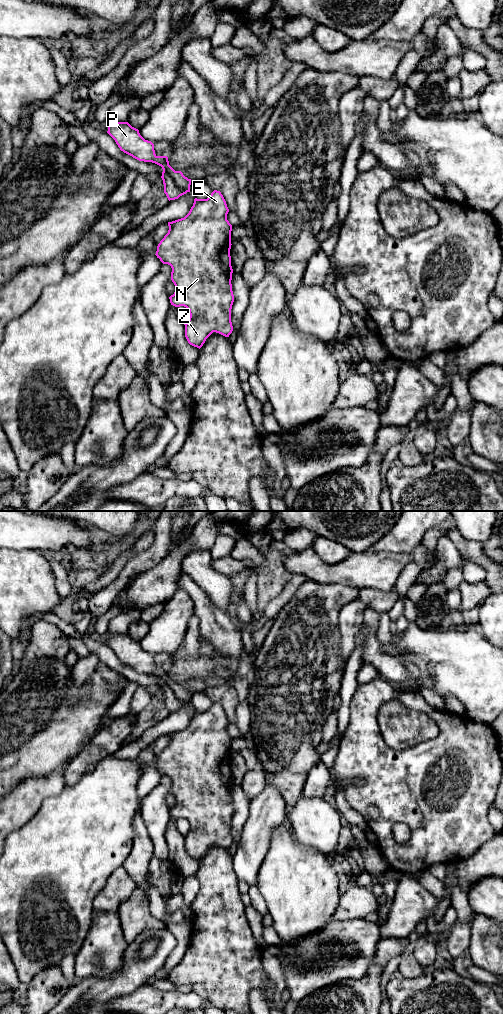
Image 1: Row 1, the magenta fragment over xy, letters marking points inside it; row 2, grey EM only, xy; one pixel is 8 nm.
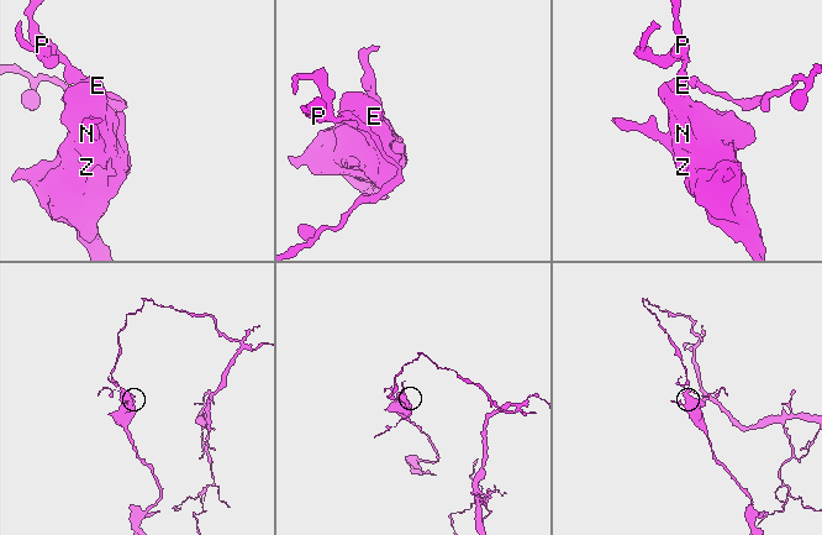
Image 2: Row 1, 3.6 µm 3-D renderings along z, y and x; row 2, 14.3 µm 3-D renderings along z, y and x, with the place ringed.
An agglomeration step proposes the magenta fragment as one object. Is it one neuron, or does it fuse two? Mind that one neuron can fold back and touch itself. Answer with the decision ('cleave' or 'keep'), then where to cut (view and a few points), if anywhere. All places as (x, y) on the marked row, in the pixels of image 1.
cleave; cut in xy along (163, 170), (178, 186), (188, 191)

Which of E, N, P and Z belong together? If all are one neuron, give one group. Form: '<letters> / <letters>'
E N Z / P

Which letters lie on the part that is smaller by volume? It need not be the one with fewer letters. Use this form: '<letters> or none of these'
E, N, Z

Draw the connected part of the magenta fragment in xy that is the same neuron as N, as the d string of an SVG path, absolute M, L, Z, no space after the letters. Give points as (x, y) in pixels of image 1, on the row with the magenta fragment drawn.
M214 190L207 199L195 198L184 218L168 222L168 233L155 254L172 268L175 292L170 303L189 310L185 337L199 349L213 332L229 337L233 331L228 212L220 191Z

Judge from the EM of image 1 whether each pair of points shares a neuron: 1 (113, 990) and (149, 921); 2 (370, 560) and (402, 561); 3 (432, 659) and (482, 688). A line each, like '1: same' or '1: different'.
1: different
2: same
3: same

